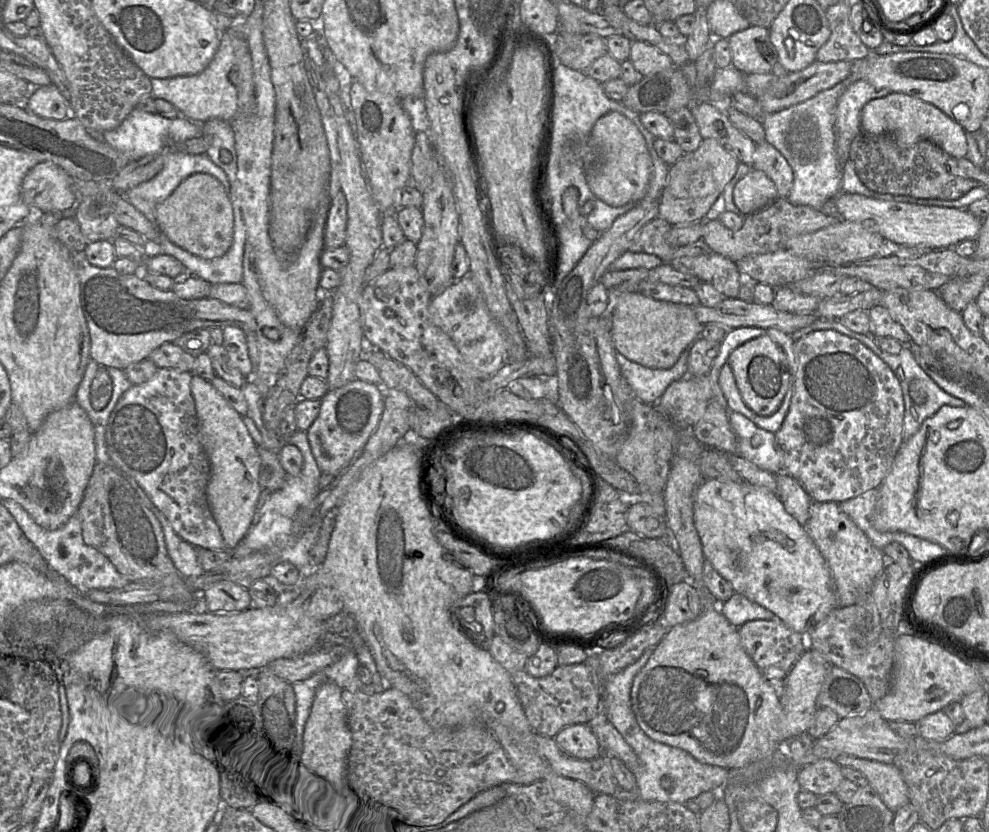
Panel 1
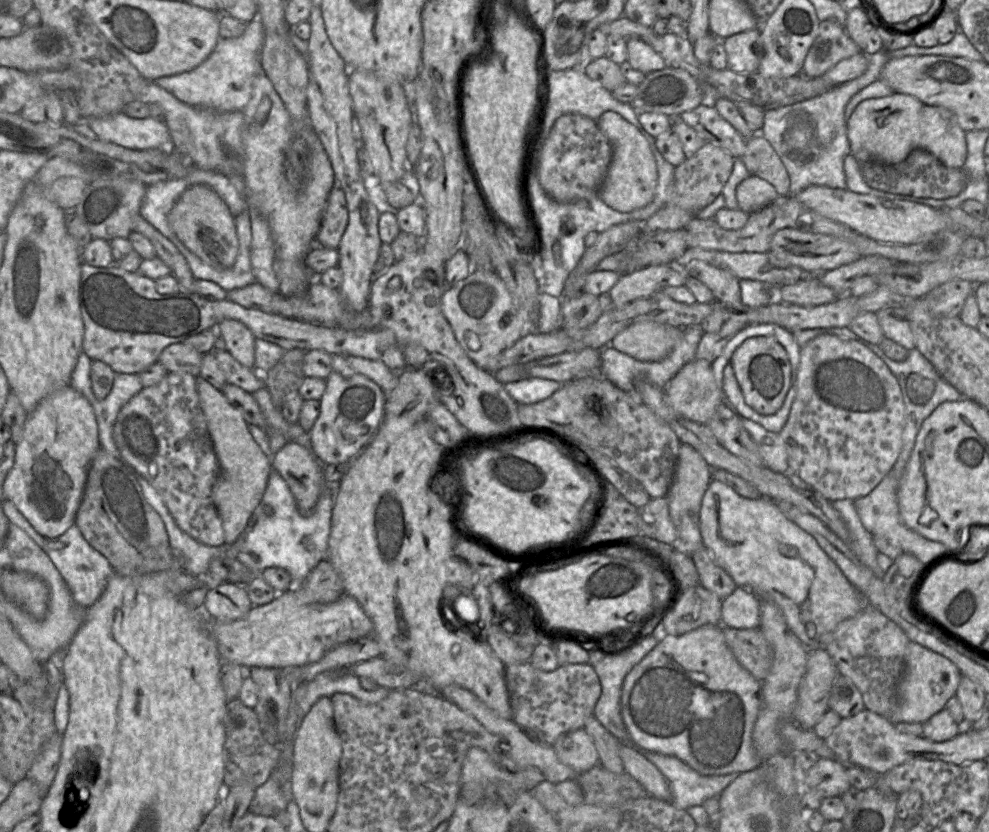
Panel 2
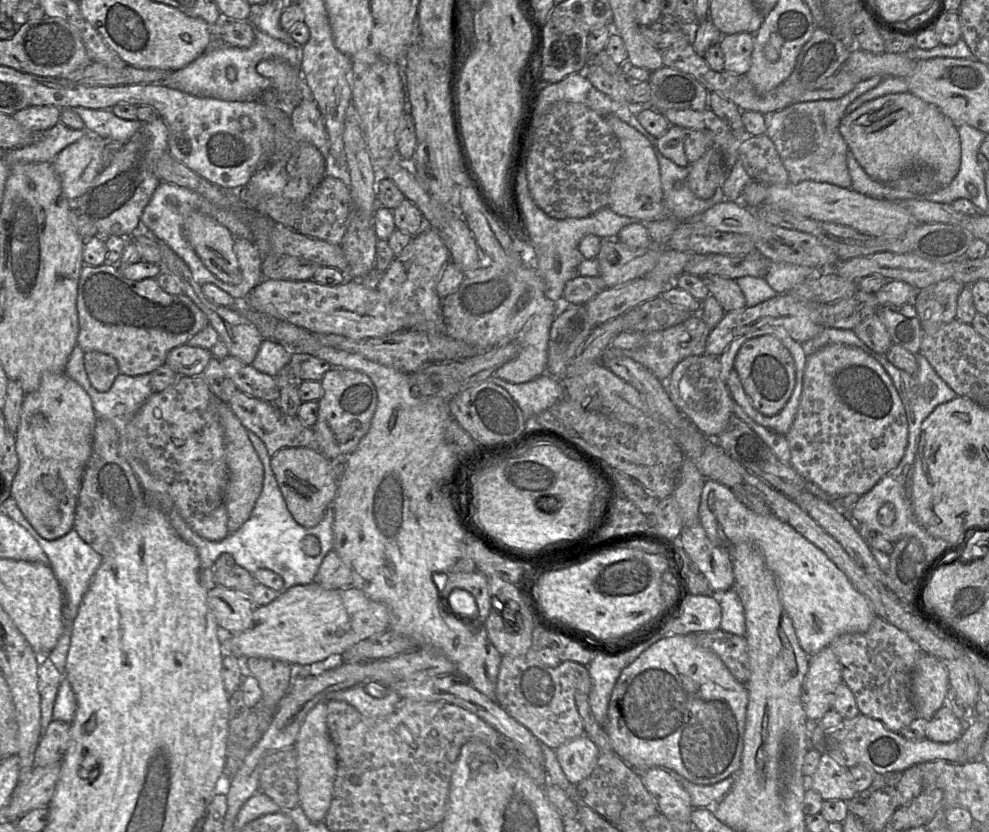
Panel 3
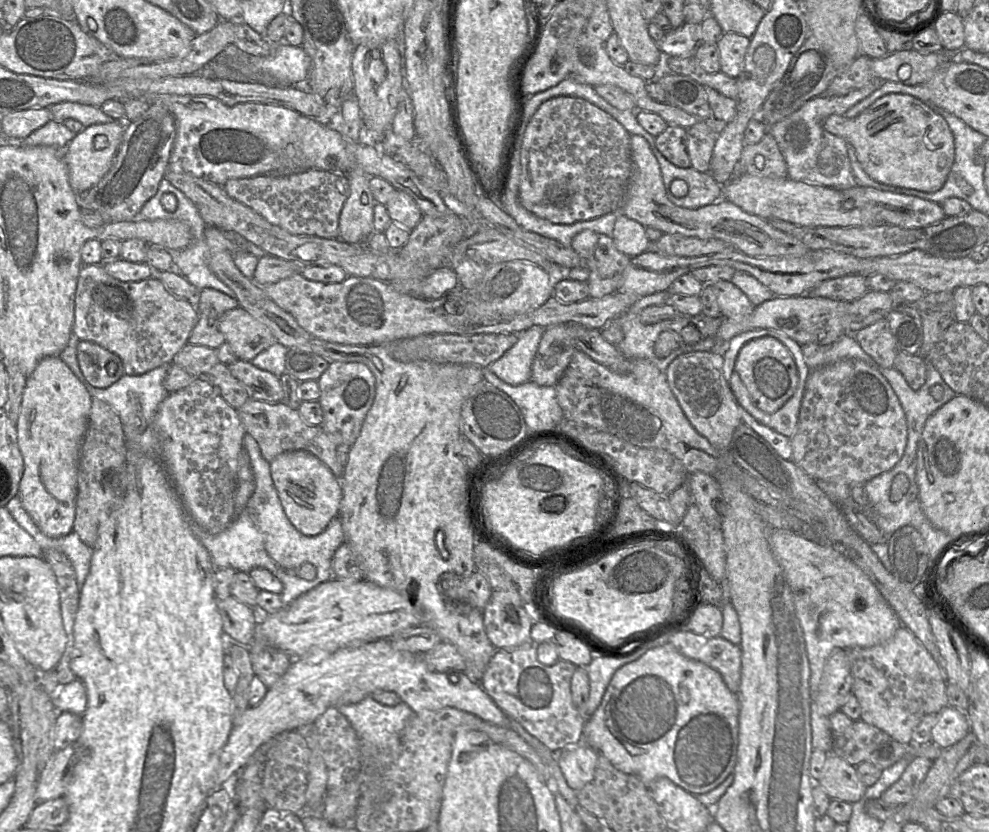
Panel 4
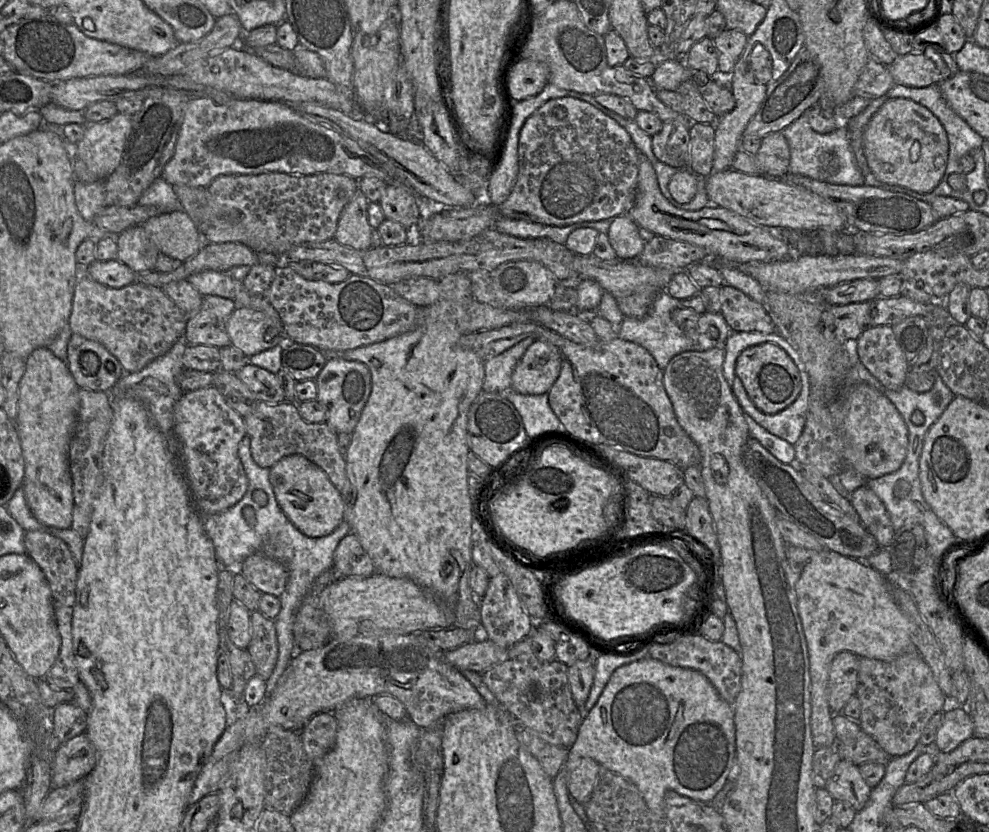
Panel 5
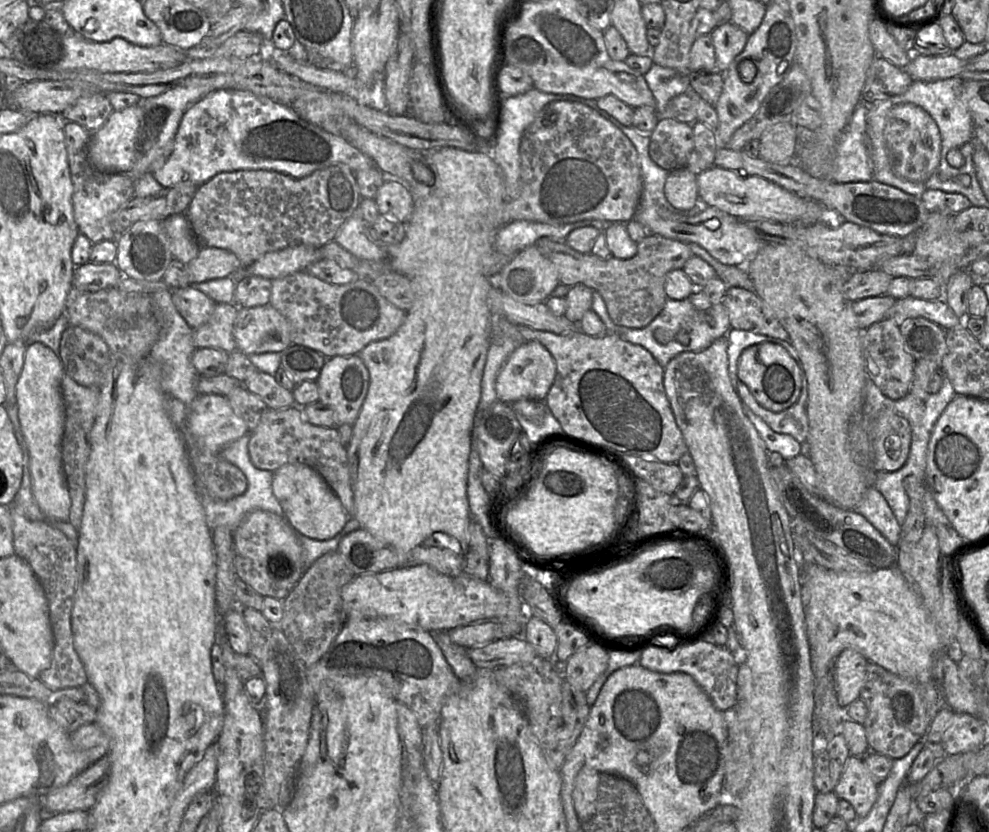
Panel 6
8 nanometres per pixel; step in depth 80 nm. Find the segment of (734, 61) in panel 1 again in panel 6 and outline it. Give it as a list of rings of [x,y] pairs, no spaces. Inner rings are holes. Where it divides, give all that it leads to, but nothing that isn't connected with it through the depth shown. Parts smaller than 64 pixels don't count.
[[[727,22],[716,26],[709,34],[715,51],[715,70],[722,73],[731,61],[740,54],[747,42],[748,35],[743,29]]]

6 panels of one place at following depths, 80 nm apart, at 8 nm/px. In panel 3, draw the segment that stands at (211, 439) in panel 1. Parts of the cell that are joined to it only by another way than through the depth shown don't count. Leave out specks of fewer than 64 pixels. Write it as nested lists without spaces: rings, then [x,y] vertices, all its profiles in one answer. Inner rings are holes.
[[[213,397],[213,402],[214,412],[224,433],[225,453],[229,470],[229,481],[225,490],[225,504],[228,512],[228,532],[234,533],[251,516],[262,491],[264,470],[261,460],[249,439],[247,429],[229,404],[217,397]]]

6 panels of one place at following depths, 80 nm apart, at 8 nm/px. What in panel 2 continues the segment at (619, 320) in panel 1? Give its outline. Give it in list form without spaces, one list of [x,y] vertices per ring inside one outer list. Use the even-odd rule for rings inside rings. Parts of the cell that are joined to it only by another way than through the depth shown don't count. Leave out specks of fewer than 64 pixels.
[[[636,321],[618,333],[611,340],[611,346],[639,361],[660,361],[672,351],[681,329],[652,321]]]

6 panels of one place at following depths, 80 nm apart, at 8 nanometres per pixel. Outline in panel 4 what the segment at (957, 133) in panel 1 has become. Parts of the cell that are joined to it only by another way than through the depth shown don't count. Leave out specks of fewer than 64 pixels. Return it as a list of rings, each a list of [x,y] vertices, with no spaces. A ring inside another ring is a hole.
[[[907,94],[885,95],[854,118],[830,115],[823,128],[851,145],[864,171],[883,185],[935,192],[945,184],[954,163],[954,137],[945,119]]]

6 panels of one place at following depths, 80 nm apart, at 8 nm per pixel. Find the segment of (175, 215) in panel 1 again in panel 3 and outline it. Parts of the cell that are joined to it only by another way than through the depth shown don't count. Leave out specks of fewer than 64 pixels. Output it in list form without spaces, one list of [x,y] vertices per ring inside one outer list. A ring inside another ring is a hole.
[[[192,213],[184,223],[184,235],[208,270],[231,285],[241,283],[243,276],[234,251],[235,237],[215,219]]]

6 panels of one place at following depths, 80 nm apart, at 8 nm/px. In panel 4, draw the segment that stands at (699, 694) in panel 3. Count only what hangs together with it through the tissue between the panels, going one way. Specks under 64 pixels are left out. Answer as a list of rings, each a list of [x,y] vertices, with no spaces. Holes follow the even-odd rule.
[[[665,644],[614,673],[599,707],[584,724],[582,742],[606,757],[616,769],[637,776],[649,790],[656,779],[666,777],[697,796],[719,786],[734,771],[738,717],[737,694],[728,689],[720,673]]]

